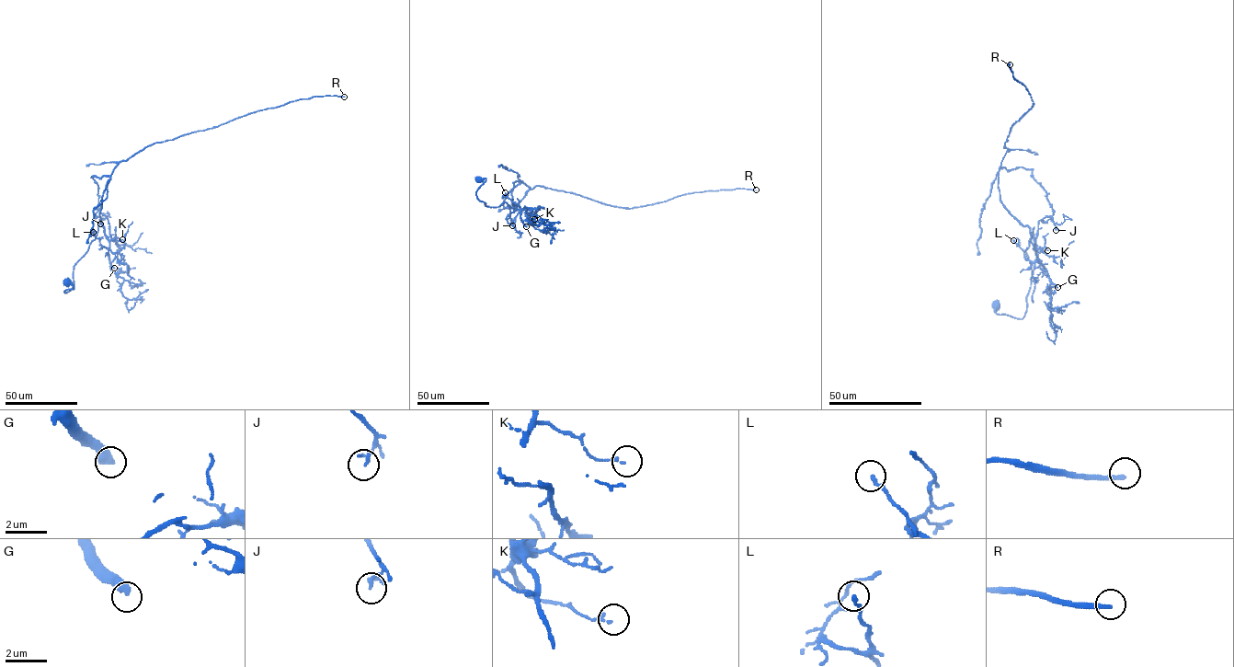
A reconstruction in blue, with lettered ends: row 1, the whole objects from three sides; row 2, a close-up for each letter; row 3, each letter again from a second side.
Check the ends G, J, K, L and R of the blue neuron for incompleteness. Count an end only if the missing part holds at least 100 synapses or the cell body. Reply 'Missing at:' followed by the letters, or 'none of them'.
Missing at: G, R

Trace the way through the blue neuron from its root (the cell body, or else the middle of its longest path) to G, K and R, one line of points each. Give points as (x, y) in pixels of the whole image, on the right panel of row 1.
G: (994, 305), (998, 314), (1019, 319), (1024, 316), (1032, 278), (1025, 250), (1033, 229), (1036, 259), (1057, 287)
K: (994, 305), (998, 314), (1024, 316), (1032, 278), (1025, 250), (1033, 229), (1034, 249), (1047, 250)
R: (994, 305), (1022, 319), (1032, 278), (1033, 229), (998, 188), (1010, 128), (1033, 104), (1010, 64)

